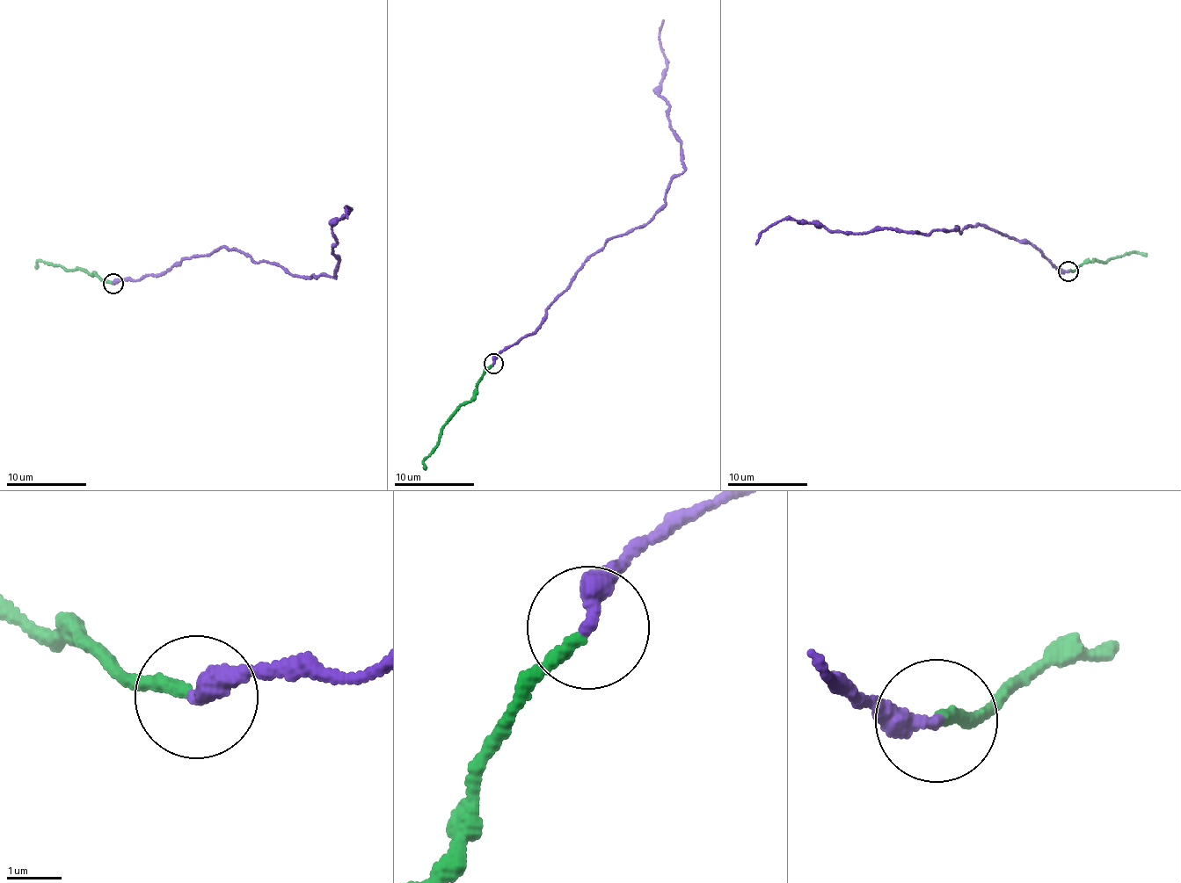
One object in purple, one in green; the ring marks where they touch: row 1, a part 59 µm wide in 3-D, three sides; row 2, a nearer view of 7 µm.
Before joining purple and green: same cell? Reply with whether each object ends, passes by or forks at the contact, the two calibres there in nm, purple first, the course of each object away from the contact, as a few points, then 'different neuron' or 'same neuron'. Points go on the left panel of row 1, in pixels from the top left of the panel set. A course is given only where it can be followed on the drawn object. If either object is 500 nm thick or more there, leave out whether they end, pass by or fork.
purple ends | green ends | 360/240 nm | purple via (113, 283), (223, 245), (291, 275), (334, 276), (341, 259), (332, 230), (349, 206), (346, 218) | green via (113, 283), (59, 265), (38, 262), (38, 269) | same neuron

